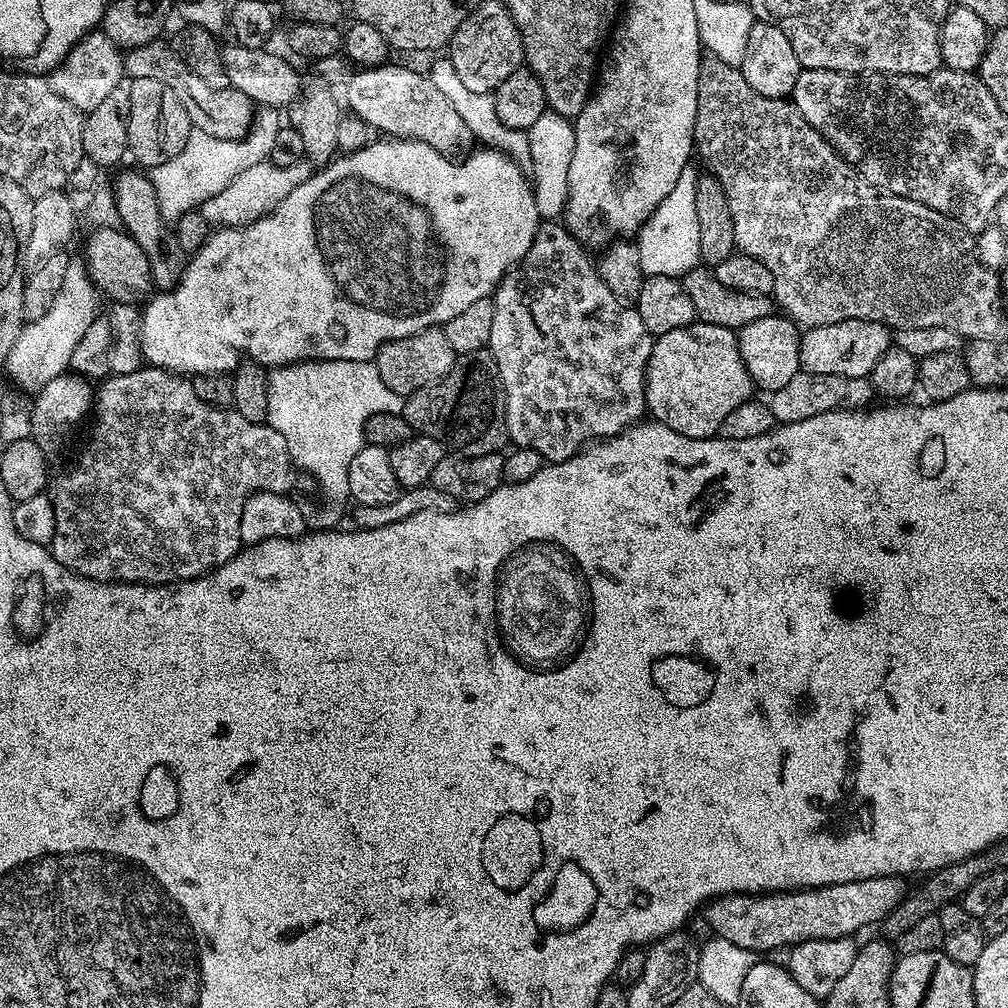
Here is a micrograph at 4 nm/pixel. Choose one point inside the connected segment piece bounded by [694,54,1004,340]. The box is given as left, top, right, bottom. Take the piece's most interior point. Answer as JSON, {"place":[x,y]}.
{"place":[825,233]}

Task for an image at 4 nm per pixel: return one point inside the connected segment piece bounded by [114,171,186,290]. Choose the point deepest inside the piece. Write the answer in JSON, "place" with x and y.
{"place":[135,200]}

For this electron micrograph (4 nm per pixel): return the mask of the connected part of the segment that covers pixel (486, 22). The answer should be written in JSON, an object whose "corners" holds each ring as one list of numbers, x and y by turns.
{"corners":[[503,6,469,11,452,39,450,59,466,90,470,90,473,97,480,98,487,92,488,95,495,93,496,88,502,86,502,82,506,82,506,78,510,78,510,74,525,63,524,36,508,9]]}

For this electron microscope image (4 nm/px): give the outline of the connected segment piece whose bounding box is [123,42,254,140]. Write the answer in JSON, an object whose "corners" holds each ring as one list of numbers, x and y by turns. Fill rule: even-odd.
{"corners":[[164,42,147,44,141,48,130,48,123,53,124,74,129,81,150,78,161,80,178,94,178,102,186,106,186,114,190,118,193,129,202,134,210,134,210,138,223,140,241,140,254,124,254,105,252,100,231,86,215,86,207,84,197,72,189,68,184,57,175,47,167,48]]}

